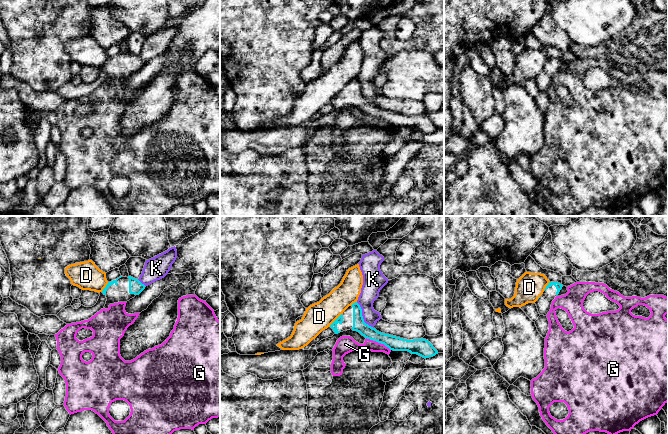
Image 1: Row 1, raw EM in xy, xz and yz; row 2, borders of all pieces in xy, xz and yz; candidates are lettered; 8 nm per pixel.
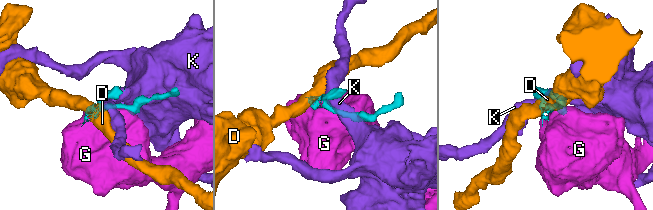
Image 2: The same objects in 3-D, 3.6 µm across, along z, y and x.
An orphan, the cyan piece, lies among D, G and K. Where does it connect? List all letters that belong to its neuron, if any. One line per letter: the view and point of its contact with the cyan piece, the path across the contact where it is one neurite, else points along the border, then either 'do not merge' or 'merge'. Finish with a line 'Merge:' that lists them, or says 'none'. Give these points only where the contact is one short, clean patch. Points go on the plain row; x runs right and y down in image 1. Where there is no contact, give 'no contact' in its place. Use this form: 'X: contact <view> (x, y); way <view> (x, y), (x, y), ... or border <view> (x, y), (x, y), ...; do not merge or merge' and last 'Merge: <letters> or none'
D: contact xz (335, 96); border xz (341, 89), (329, 102); do not merge
G: contact xz (378, 118); do not merge
K: contact xz (362, 92); border xz (356, 78), (361, 85), (363, 96), (373, 104); do not merge
Merge: none

